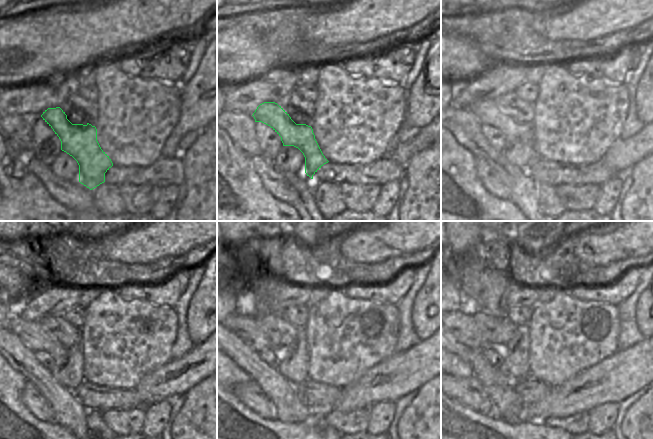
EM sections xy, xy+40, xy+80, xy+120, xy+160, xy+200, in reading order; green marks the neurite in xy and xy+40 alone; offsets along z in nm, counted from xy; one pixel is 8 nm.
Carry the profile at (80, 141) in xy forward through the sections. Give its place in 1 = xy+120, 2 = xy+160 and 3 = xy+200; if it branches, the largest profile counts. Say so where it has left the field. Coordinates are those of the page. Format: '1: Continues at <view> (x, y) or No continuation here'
1: Continues at xy+120 (33, 334)
2: Continues at xy+160 (247, 328)
3: Continues at xy+200 (463, 327).

